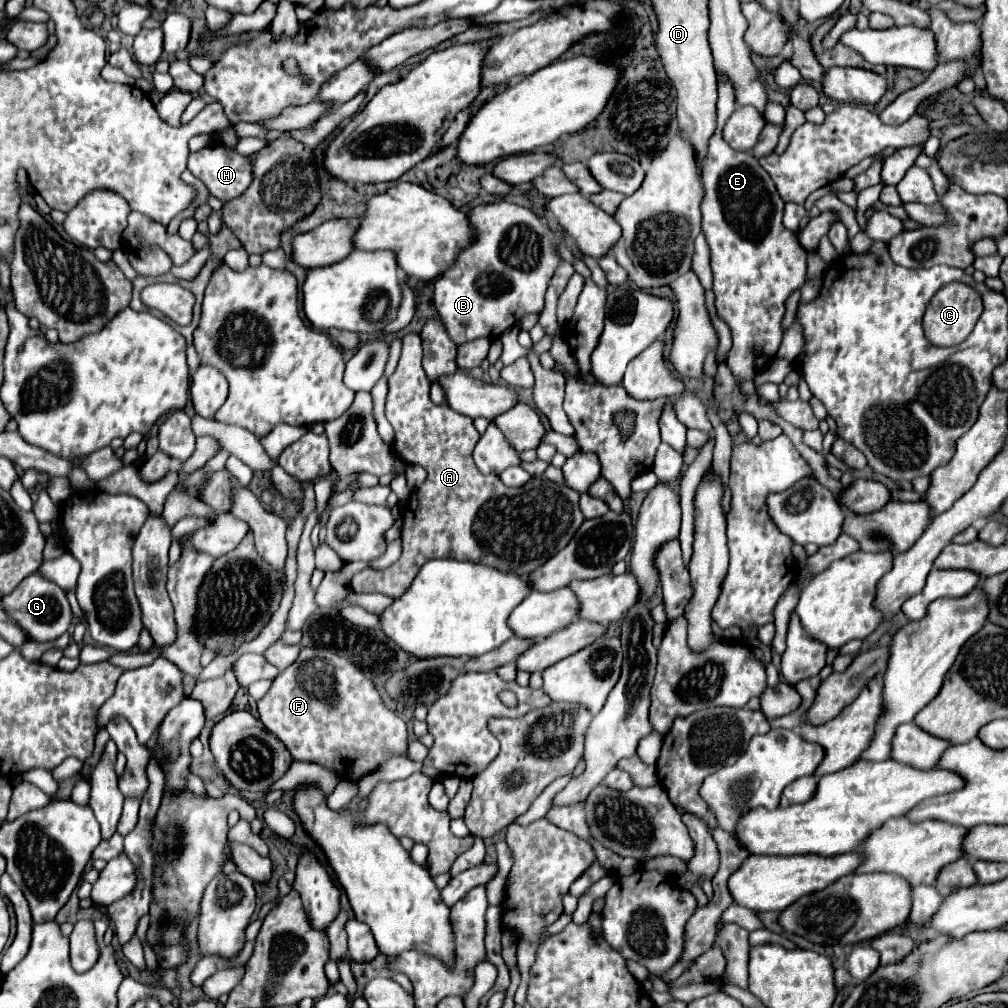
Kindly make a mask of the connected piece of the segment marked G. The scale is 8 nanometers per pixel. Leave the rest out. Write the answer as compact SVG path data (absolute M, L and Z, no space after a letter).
M40 570L26 576L8 596L2 598L6 614L16 620L32 640L36 642L54 642L60 634L64 634L72 624L72 610L66 600L66 594L60 586L42 576Z

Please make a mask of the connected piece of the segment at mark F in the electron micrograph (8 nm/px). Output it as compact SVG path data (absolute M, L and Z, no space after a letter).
M302 648L298 660L274 678L272 688L258 702L258 714L262 724L284 742L294 760L320 764L350 782L372 774L392 756L402 756L408 746L404 720L384 706L374 684L350 660L326 648Z

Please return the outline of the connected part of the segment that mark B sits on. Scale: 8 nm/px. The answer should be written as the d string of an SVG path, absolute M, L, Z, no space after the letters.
M512 202L478 204L468 212L468 220L474 230L474 240L458 252L454 264L434 282L434 306L446 326L448 336L456 344L464 344L480 336L498 338L506 328L516 326L524 314L540 314L544 308L544 292L548 288L550 276L562 260L556 250L556 238L552 230L524 206Z

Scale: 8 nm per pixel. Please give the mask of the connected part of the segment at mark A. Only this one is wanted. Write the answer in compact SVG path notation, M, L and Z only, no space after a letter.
M414 332L402 338L398 368L388 378L386 418L396 434L394 454L406 464L422 466L428 478L412 492L406 512L402 512L404 550L400 560L386 570L364 568L354 574L354 592L400 596L422 564L432 558L470 560L500 572L528 576L560 552L580 528L584 520L578 508L580 494L566 484L544 480L542 488L542 478L532 478L528 486L508 488L496 474L484 476L474 468L472 450L480 434L472 426L472 418L458 416L450 406L430 400L430 380L422 370L422 340Z

